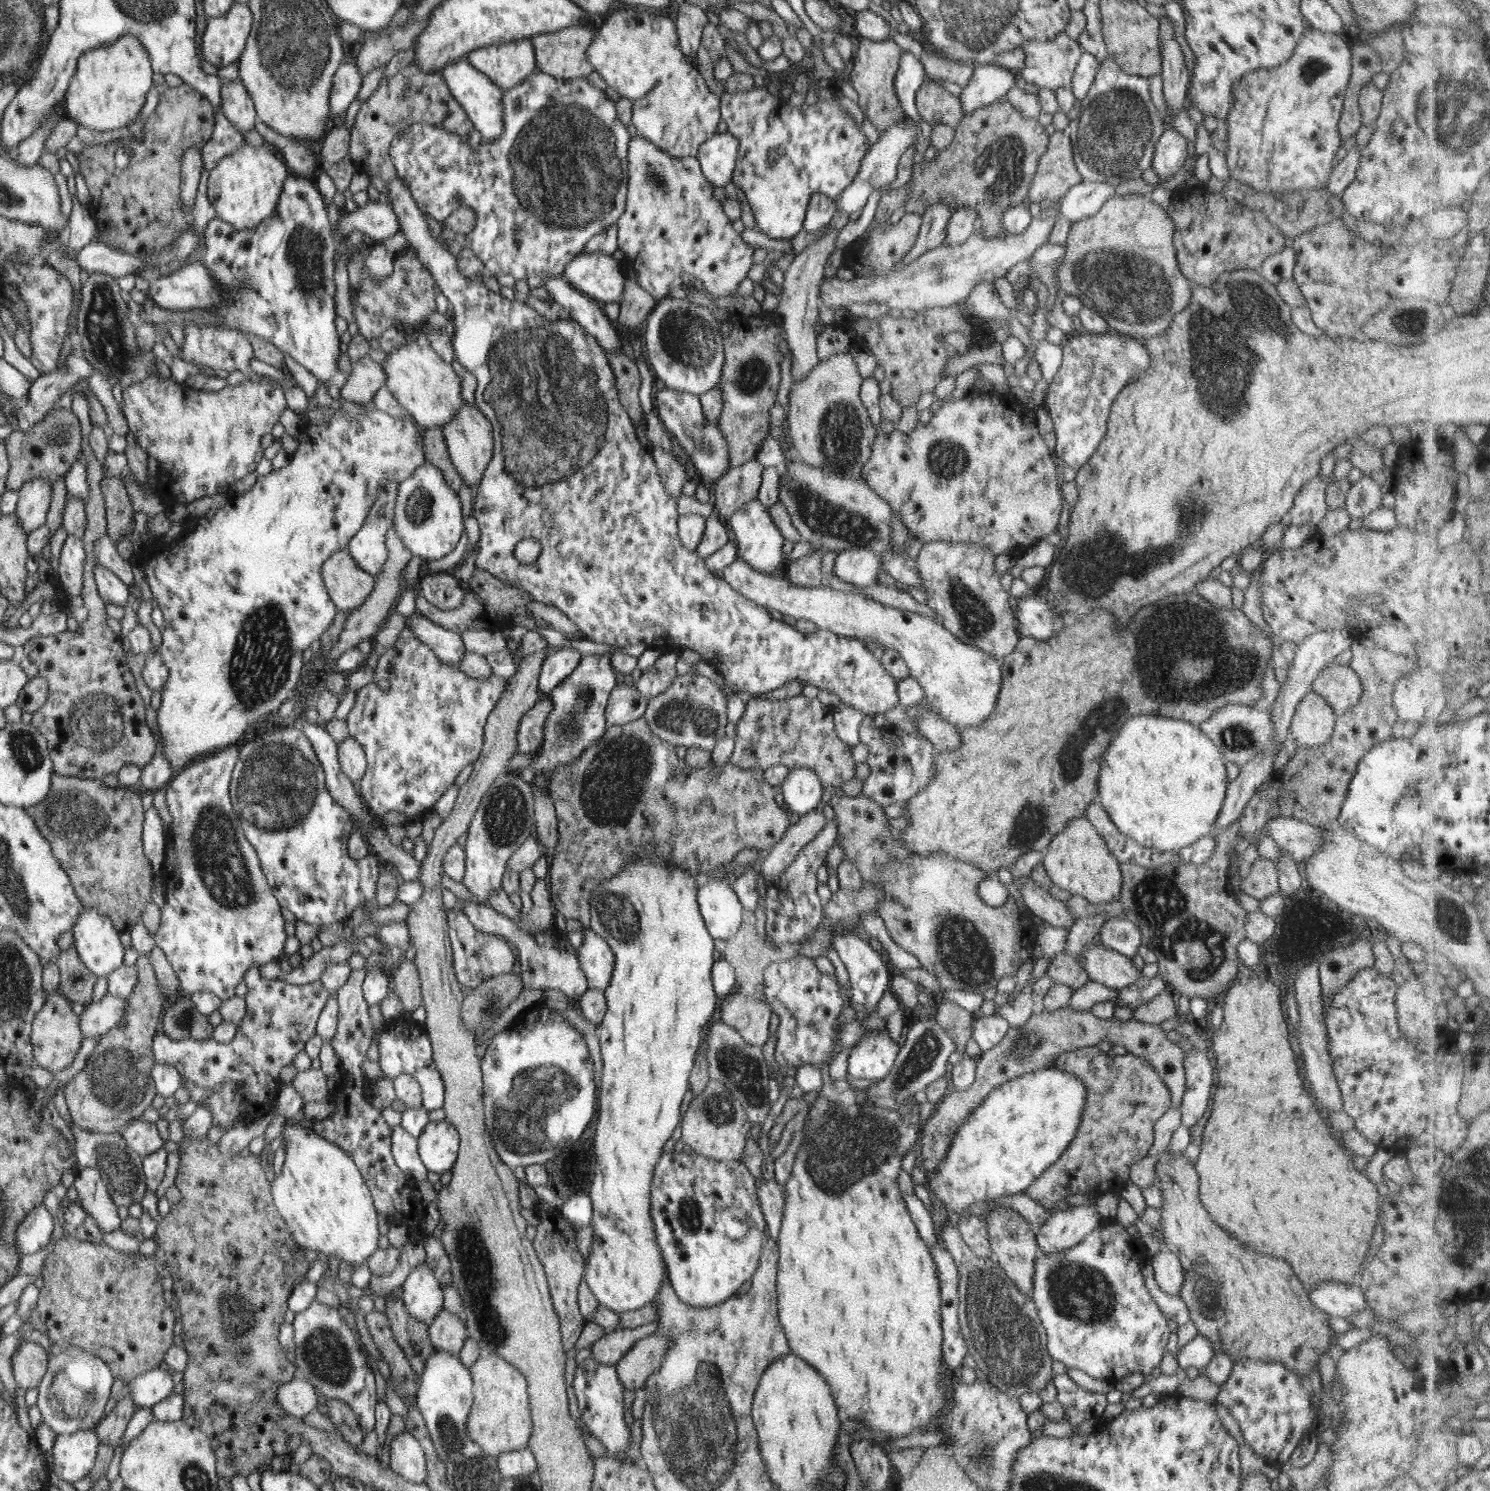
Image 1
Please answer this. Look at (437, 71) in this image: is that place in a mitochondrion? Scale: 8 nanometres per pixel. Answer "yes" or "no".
no

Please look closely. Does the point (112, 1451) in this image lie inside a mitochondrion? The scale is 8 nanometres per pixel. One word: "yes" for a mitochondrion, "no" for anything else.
no

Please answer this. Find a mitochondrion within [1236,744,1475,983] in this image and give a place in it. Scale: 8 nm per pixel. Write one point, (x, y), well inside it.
(1448, 917)

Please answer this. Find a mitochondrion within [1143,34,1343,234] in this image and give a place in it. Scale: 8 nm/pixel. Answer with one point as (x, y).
(1311, 71)

